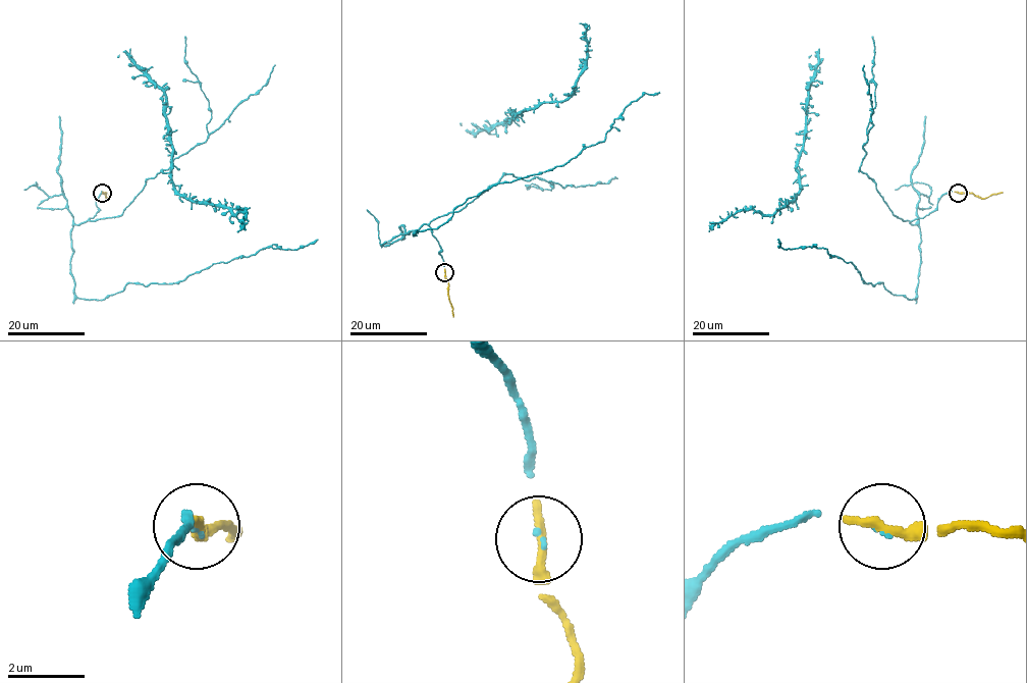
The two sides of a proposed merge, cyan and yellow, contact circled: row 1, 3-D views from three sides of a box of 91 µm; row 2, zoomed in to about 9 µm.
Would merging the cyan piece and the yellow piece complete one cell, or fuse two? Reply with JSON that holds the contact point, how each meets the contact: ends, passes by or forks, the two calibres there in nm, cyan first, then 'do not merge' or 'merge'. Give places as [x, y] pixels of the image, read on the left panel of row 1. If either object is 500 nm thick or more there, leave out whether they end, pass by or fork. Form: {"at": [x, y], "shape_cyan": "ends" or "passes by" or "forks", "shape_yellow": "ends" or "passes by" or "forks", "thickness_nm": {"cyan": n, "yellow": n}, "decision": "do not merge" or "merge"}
{"at": [102, 193], "shape_cyan": "ends", "shape_yellow": "ends", "thickness_nm": {"cyan": 60, "yellow": 320}, "decision": "merge"}

